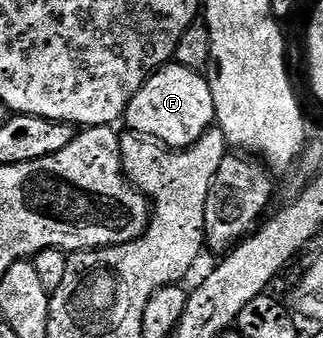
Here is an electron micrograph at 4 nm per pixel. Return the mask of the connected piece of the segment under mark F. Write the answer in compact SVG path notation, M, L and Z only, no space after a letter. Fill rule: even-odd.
M175 63L163 65L149 77L138 95L130 99L127 121L131 132L159 141L169 149L191 149L216 125L214 95L207 76Z

